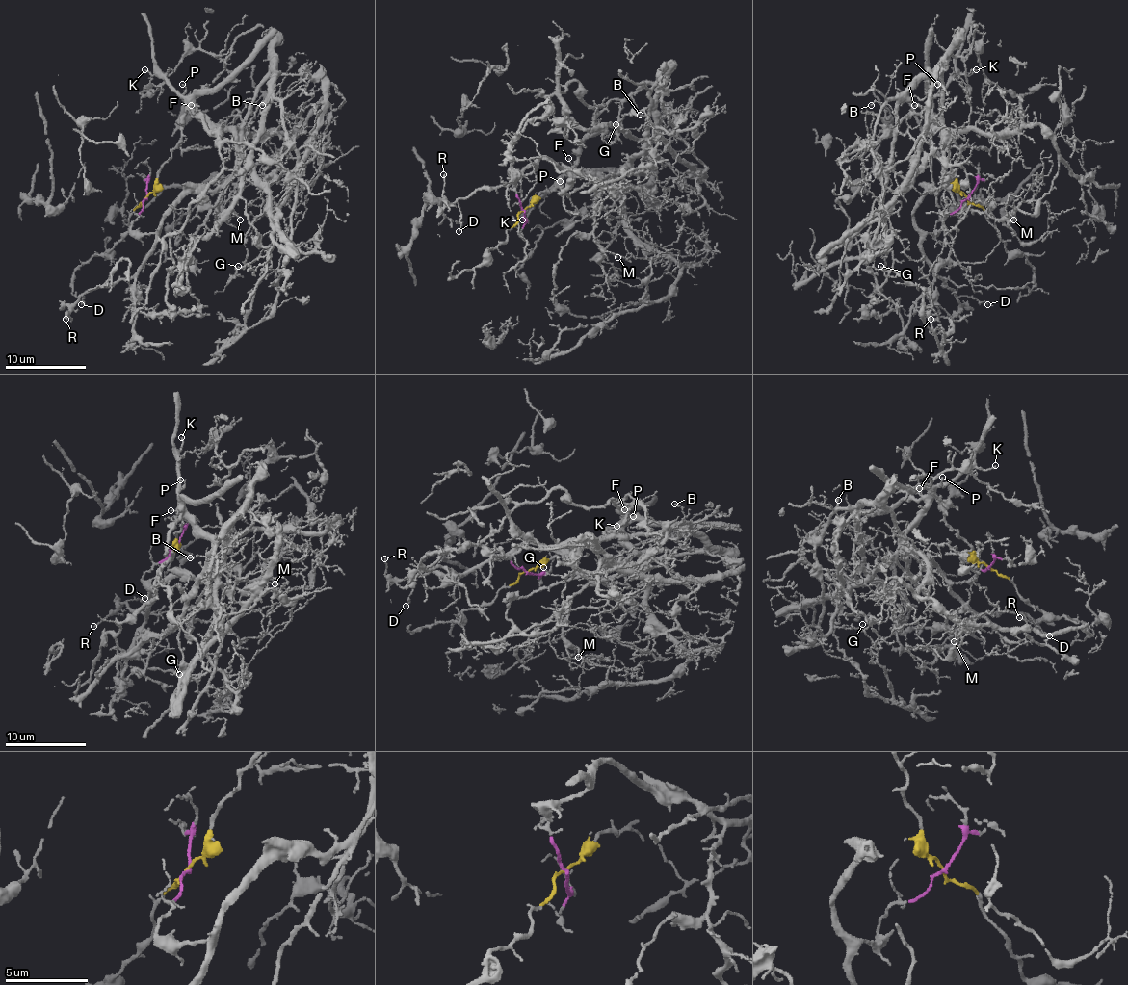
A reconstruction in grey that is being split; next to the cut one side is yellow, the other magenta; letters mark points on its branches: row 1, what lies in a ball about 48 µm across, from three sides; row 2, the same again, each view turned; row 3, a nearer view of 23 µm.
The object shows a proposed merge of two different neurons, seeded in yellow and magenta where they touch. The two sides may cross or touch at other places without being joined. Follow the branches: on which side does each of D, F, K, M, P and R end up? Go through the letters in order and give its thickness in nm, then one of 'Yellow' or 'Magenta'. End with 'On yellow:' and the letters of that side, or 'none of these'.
D: Thickness 100 nm. Magenta
F: Thickness 100 nm. Yellow
K: Thickness 150 nm. Yellow
M: Thickness 130 nm. Magenta
P: Thickness 120 nm. Yellow
R: Thickness 150 nm. Magenta
On yellow: F, K, P

